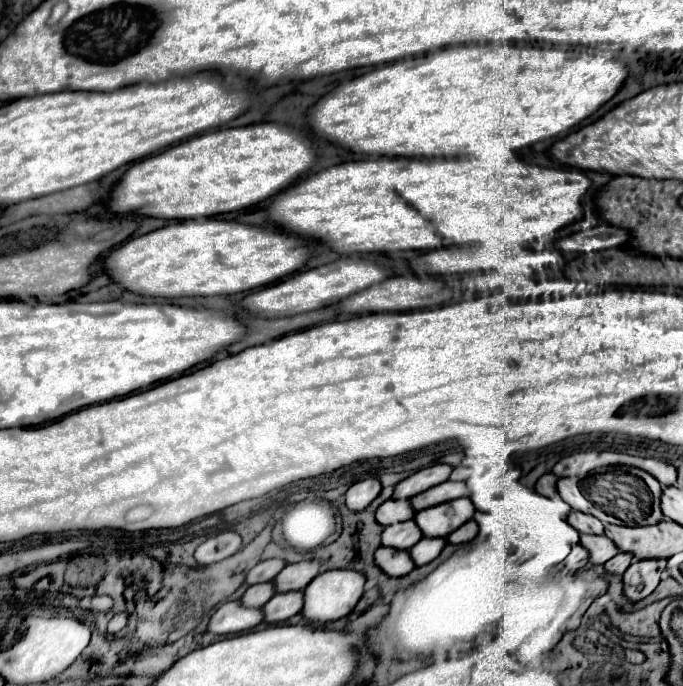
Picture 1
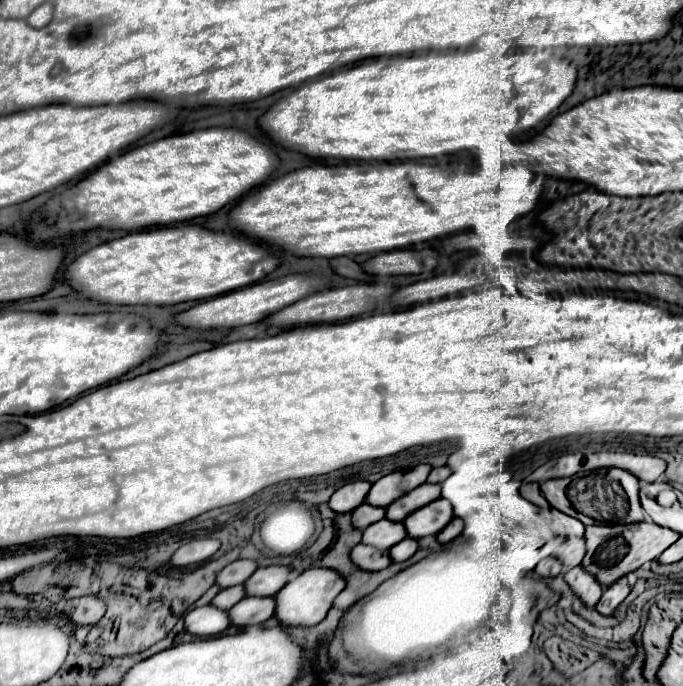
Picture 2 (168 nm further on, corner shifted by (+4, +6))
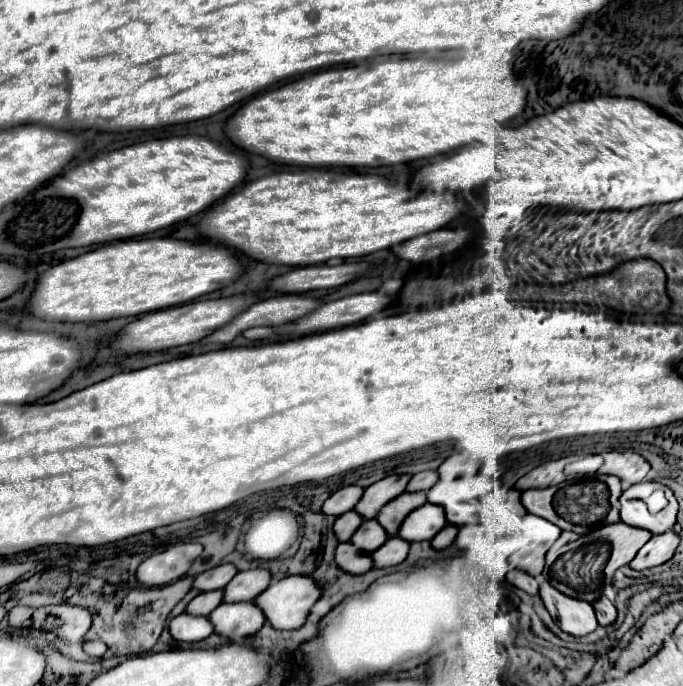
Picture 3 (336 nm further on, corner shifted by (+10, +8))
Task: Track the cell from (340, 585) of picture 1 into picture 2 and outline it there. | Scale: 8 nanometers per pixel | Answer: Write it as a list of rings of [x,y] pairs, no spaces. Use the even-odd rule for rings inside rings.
[[[308,568],[298,578],[290,580],[276,596],[276,612],[274,616],[284,626],[316,626],[322,622],[332,606],[332,600],[344,590],[344,578],[330,568]]]

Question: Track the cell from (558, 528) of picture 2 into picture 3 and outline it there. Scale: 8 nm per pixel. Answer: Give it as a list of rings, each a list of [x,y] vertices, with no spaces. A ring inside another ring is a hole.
[[[526,514],[522,518],[522,536],[524,540],[530,540],[530,542],[548,542],[548,544],[554,544],[558,540],[558,536],[562,534],[560,528],[556,528],[552,522],[540,518],[540,516],[534,516],[534,514]]]

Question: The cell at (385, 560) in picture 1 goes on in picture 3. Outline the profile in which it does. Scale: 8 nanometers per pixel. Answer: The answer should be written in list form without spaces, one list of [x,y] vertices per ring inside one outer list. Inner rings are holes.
[[[342,542],[336,548],[336,564],[350,574],[364,574],[368,572],[374,562],[368,552],[356,552],[356,548],[350,542]]]

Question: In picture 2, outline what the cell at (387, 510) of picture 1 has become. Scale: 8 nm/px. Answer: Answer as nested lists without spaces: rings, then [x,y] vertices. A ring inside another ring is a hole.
[[[362,504],[358,506],[354,512],[352,512],[352,526],[358,528],[358,530],[364,530],[366,526],[382,520],[386,514],[384,514],[384,508],[376,508],[376,506],[370,506],[370,504]]]

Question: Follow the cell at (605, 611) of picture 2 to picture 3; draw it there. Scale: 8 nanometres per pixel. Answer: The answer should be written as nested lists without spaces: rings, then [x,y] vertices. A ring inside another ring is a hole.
[[[606,596],[598,598],[592,606],[596,610],[596,618],[598,618],[600,626],[608,626],[608,624],[612,624],[616,620],[616,608],[614,608],[614,604]]]

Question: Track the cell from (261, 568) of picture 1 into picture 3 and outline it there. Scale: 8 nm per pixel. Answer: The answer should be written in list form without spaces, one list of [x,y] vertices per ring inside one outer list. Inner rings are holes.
[[[220,564],[212,570],[206,570],[196,576],[194,588],[200,592],[210,592],[210,590],[222,590],[226,584],[236,576],[236,566],[234,564]]]

